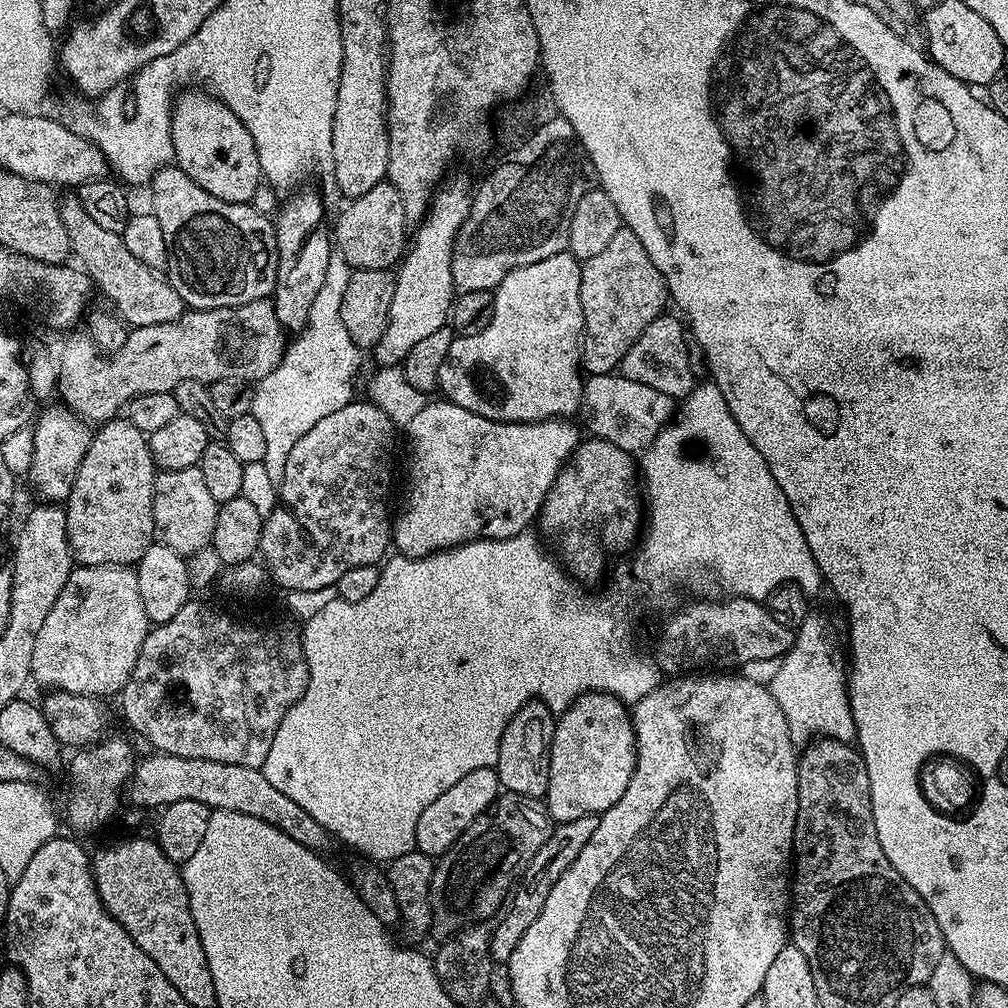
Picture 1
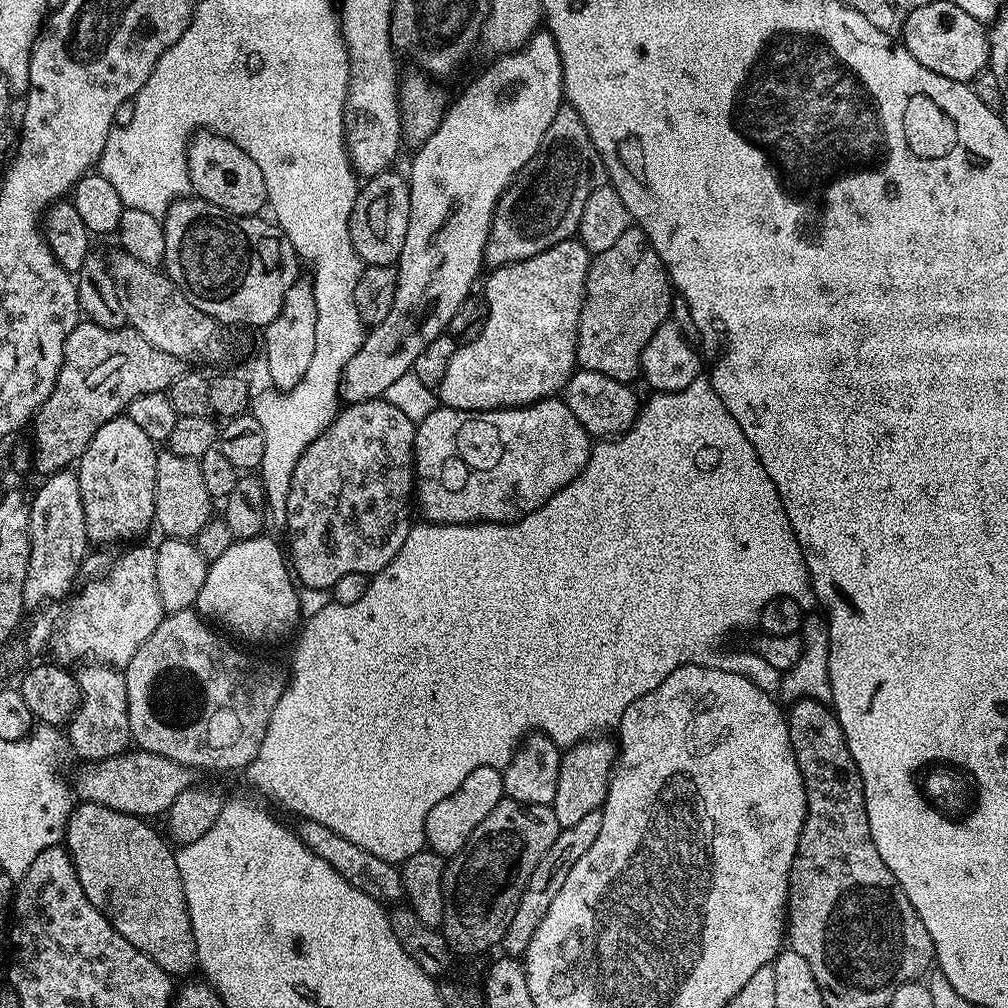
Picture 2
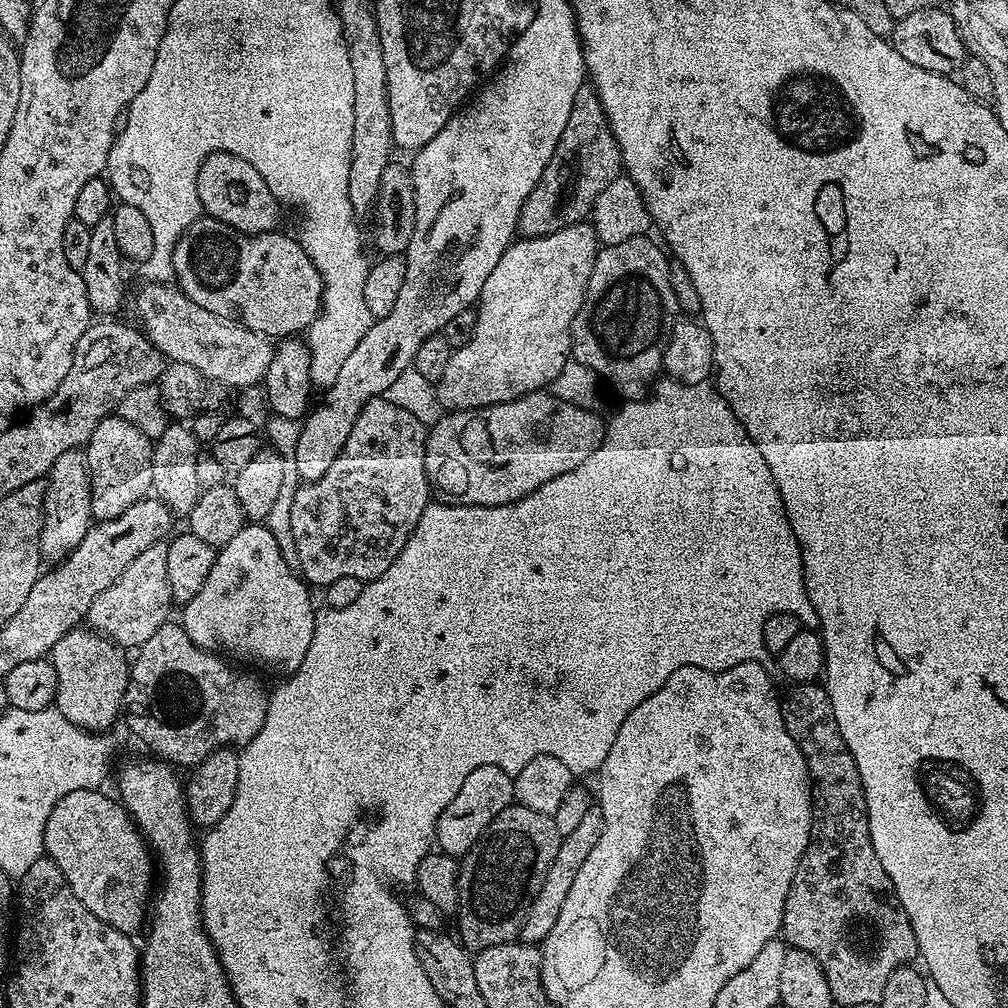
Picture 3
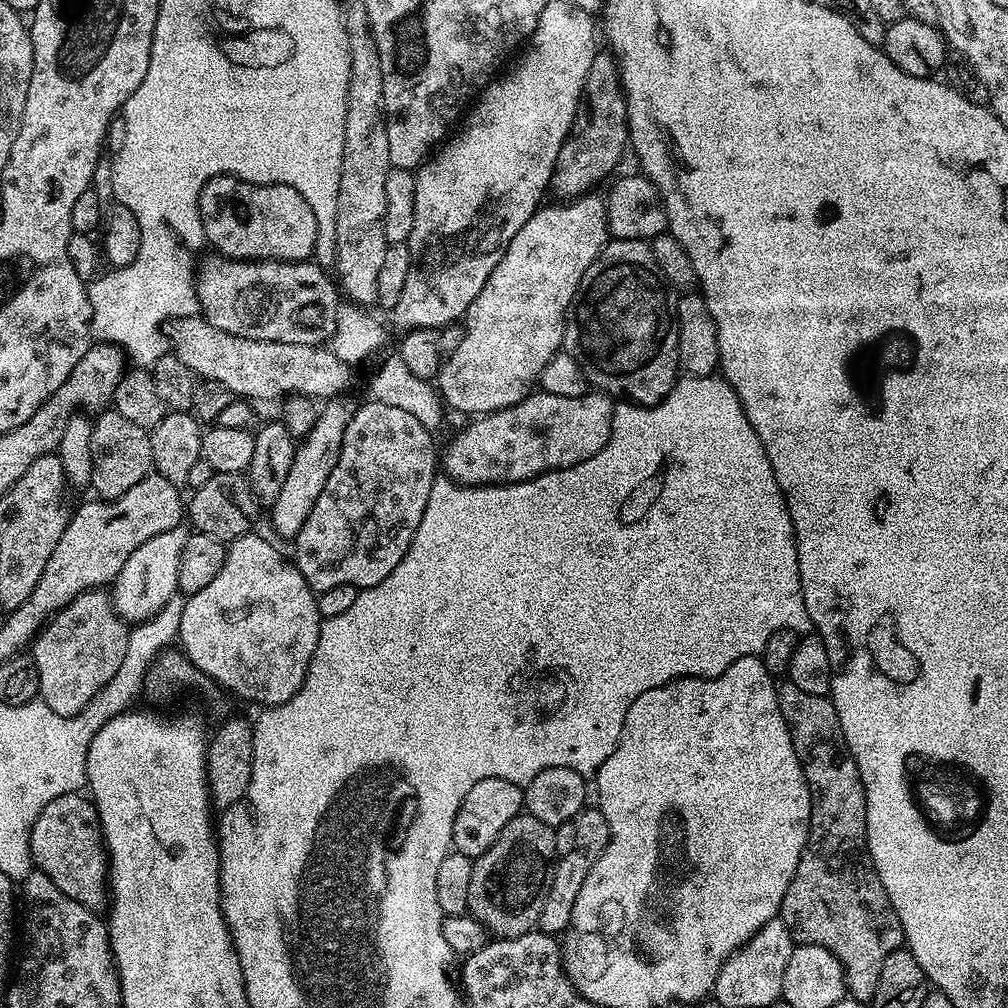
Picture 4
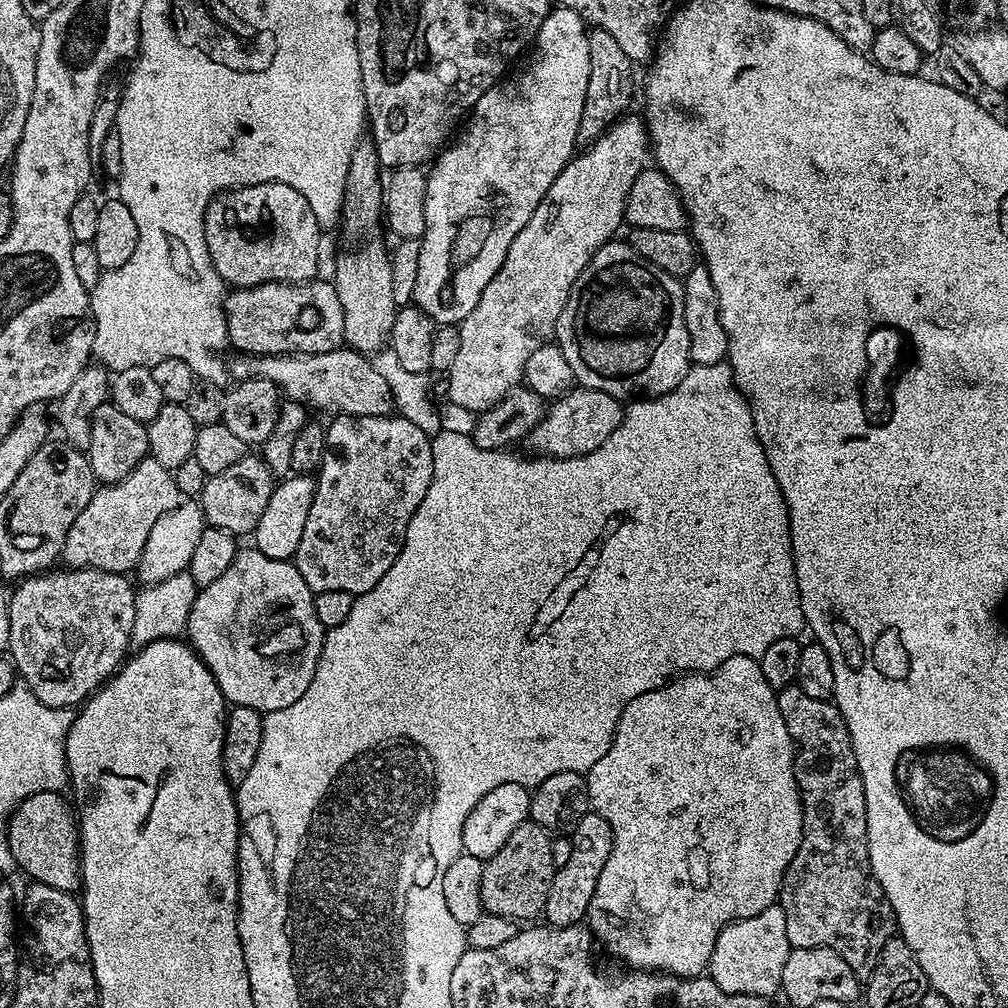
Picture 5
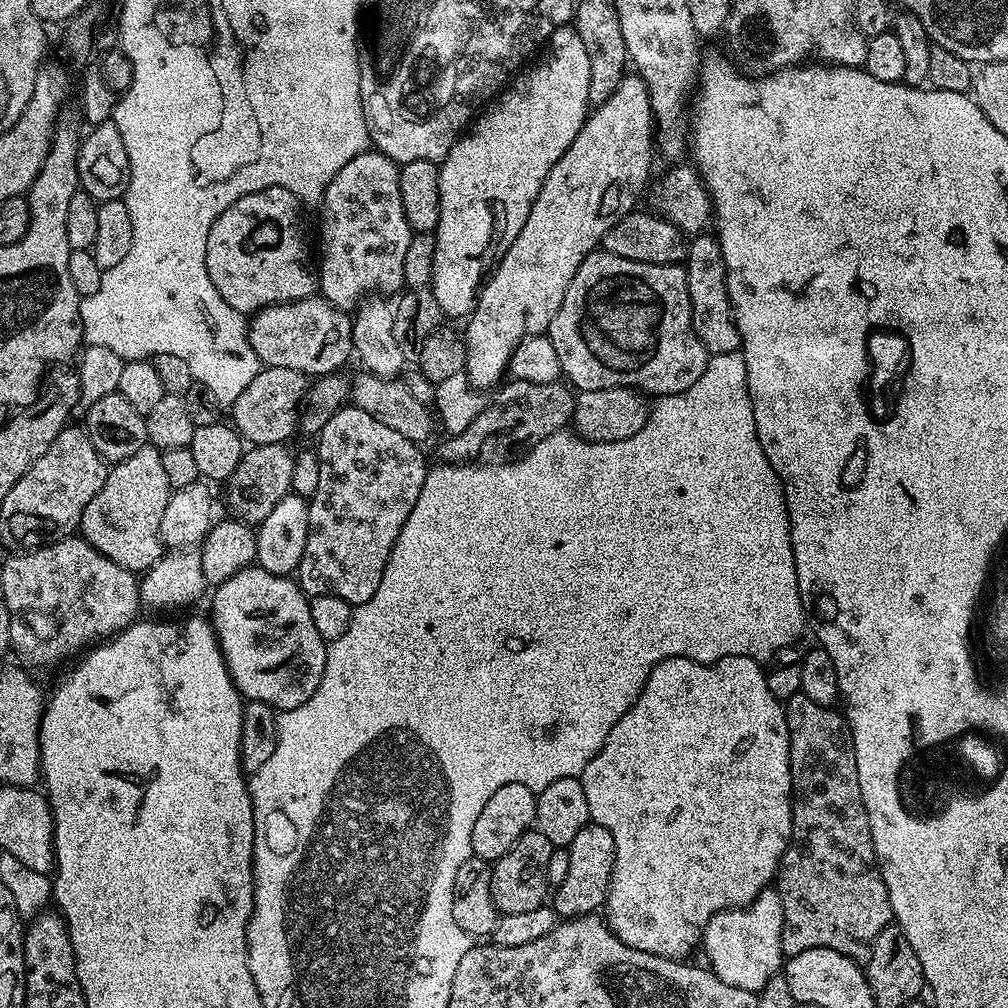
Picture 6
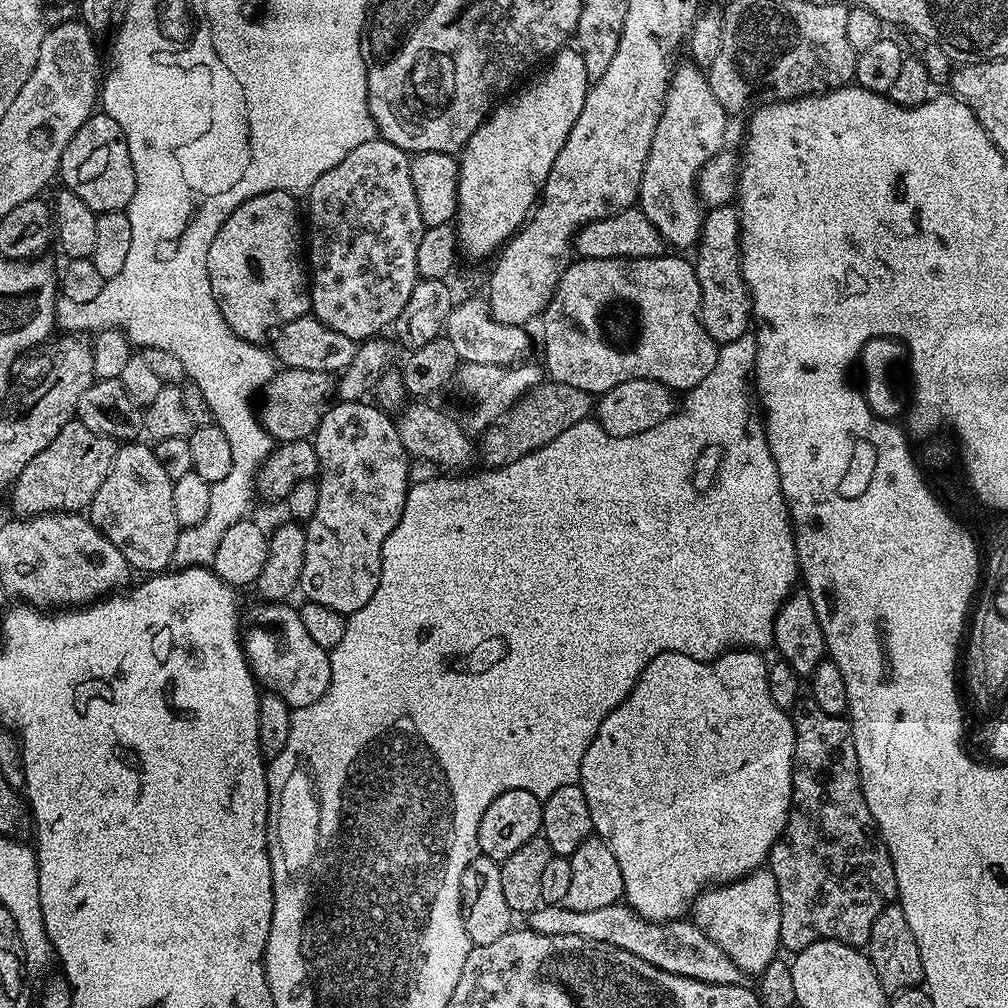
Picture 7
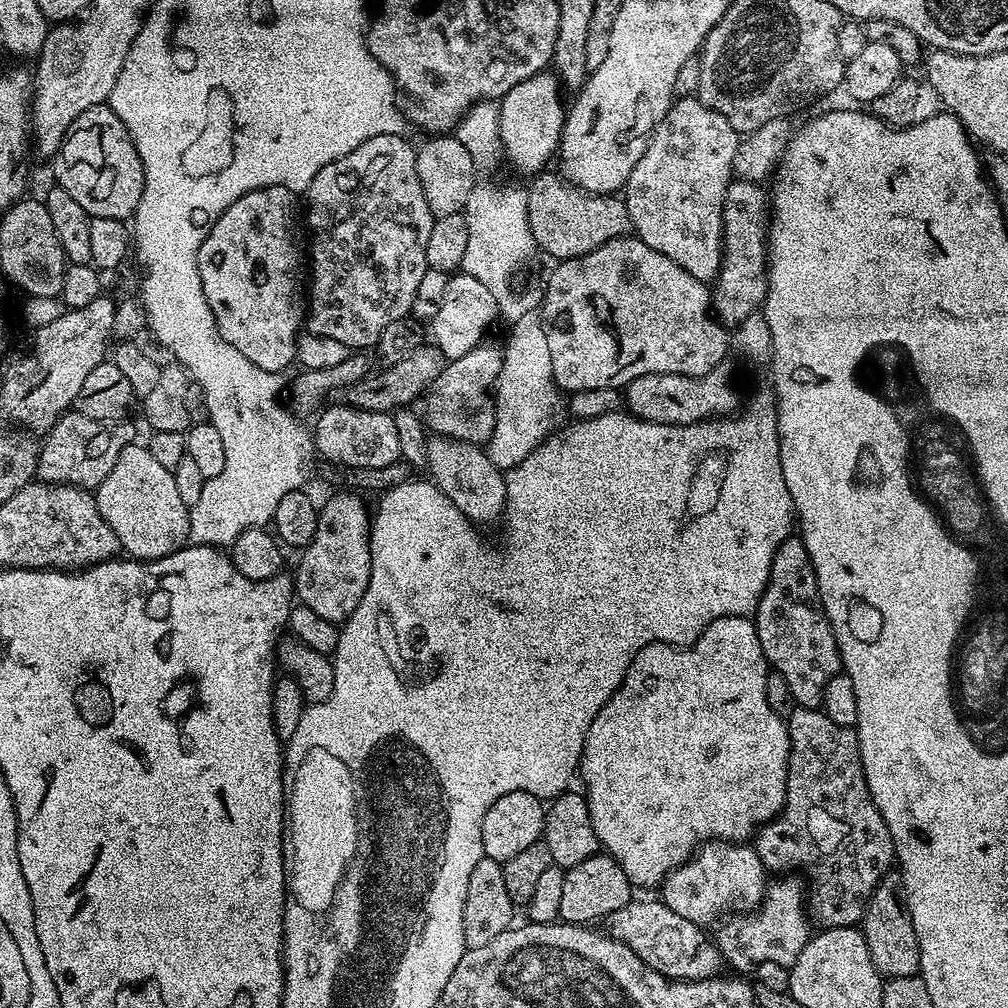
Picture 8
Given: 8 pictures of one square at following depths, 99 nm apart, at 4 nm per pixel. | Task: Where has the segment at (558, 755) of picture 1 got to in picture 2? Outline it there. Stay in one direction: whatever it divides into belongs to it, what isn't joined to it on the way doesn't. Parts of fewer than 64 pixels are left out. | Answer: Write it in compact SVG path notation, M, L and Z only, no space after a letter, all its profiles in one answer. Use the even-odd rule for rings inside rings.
M589 738L572 745L560 757L558 774L558 794L550 806L558 818L561 828L574 826L574 822L591 812L603 809L604 800L608 797L608 784L612 781L612 770L616 767L618 748L608 738Z

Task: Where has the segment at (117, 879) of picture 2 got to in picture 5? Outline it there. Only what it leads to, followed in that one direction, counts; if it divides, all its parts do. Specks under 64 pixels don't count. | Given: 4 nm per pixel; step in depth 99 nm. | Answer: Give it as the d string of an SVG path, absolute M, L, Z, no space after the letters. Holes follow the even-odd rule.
M60 792L30 794L12 812L8 820L8 845L19 871L24 871L29 881L54 886L54 890L79 893L80 829L73 805L63 800Z

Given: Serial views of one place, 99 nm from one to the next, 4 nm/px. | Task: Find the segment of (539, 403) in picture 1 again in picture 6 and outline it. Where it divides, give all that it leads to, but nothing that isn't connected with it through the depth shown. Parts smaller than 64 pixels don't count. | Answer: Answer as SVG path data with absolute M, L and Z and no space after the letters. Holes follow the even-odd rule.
M628 74L606 102L591 109L582 130L578 130L578 138L570 142L570 150L554 162L554 170L546 174L546 182L530 210L530 218L526 218L526 226L518 230L518 238L514 238L506 254L500 257L476 297L476 307L466 320L468 329L462 332L467 348L468 383L472 387L488 390L491 384L499 385L500 375L509 371L516 347L527 337L547 333L554 314L558 314L562 306L570 278L578 274L578 266L601 247L604 235L623 216L633 212L637 207L636 199L643 192L645 195L650 184L648 175L652 172L652 152L654 156L654 117L648 90L639 74Z

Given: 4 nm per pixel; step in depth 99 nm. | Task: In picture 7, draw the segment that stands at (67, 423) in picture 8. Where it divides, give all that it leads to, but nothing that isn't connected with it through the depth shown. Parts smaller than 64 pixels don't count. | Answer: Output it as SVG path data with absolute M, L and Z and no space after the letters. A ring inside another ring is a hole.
M79 418L72 420L62 430L58 438L46 446L22 470L10 489L12 508L17 517L45 516L47 512L83 513L92 503L98 486L106 482L106 474L116 457L117 441L109 436L94 434Z

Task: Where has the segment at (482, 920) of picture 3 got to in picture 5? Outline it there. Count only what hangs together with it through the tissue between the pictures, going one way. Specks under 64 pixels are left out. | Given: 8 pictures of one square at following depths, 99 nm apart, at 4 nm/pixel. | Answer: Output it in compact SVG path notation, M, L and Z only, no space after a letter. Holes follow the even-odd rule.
M526 822L510 834L506 846L484 861L482 870L482 906L485 913L497 915L515 922L532 922L546 906L546 894L550 894L550 882L557 867L552 853L553 837L541 824Z

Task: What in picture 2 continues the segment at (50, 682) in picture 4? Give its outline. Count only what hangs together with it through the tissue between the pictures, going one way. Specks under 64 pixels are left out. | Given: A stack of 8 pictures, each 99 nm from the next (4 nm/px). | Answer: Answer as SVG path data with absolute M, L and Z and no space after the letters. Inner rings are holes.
M94 663L81 668L84 669L75 673L76 684L80 688L80 704L66 725L67 743L84 762L121 755L133 743L123 671Z

